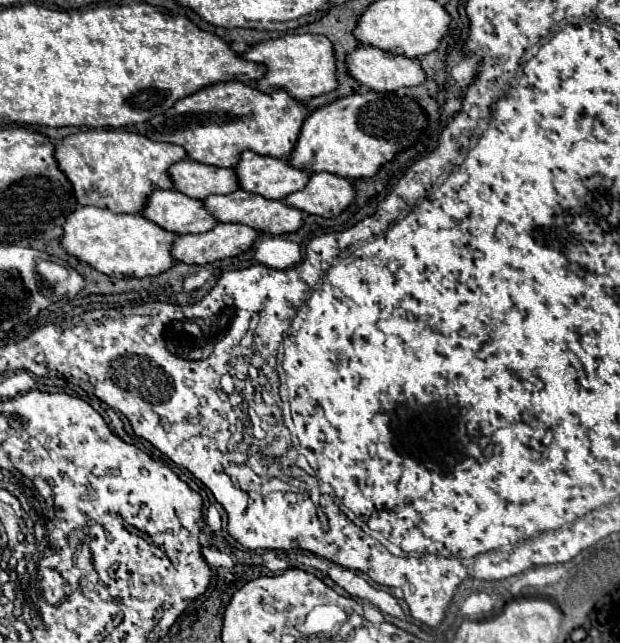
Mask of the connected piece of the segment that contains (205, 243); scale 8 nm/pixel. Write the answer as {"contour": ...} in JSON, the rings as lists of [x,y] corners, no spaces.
{"contour":[[[217,224],[205,234],[177,236],[171,254],[177,262],[209,264],[249,250],[257,236],[259,232],[245,224]]]}

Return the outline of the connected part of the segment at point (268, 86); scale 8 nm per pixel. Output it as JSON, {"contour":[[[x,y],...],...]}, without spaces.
{"contour":[[[287,34],[283,38],[269,38],[253,44],[247,52],[241,54],[241,58],[265,66],[265,76],[257,84],[257,90],[263,92],[281,88],[295,100],[309,100],[337,88],[333,46],[321,34]]]}

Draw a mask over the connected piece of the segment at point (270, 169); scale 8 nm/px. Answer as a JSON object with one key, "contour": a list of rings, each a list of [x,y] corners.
{"contour":[[[251,150],[241,152],[235,174],[241,190],[259,194],[267,200],[283,200],[307,184],[307,174],[289,166],[287,160],[259,156]]]}

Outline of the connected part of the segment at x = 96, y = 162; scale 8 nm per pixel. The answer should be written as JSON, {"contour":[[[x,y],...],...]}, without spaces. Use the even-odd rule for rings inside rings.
{"contour":[[[83,130],[55,146],[57,166],[71,182],[77,202],[107,208],[113,214],[137,214],[153,190],[171,188],[167,168],[185,156],[177,144],[153,142],[125,130]]]}

